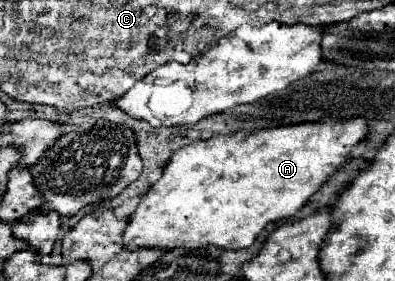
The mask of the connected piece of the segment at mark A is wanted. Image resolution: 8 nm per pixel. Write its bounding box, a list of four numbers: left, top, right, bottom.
[121,118,367,250]

